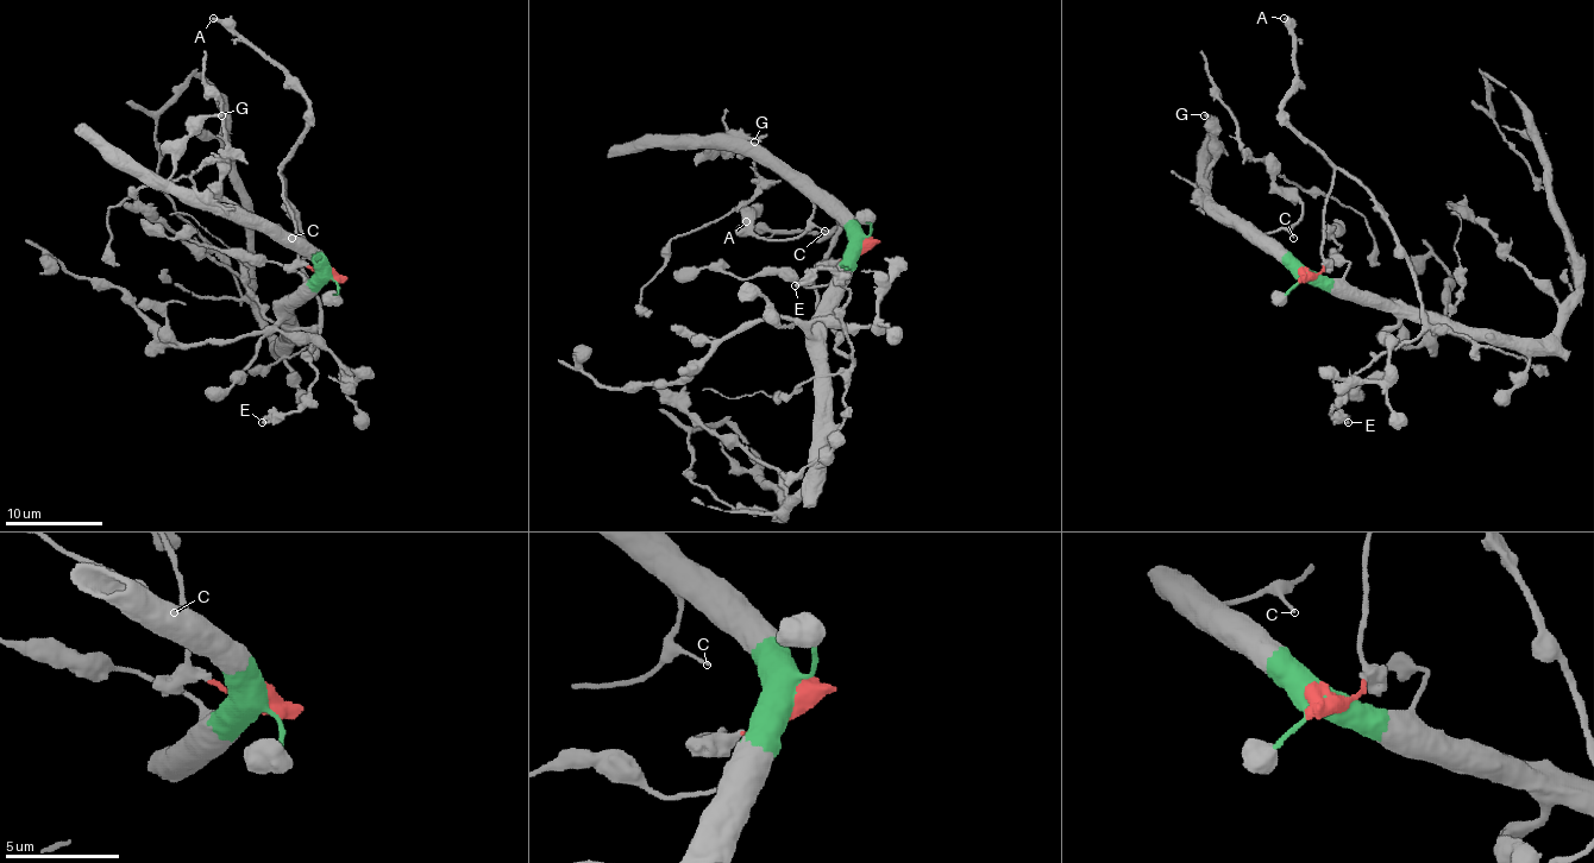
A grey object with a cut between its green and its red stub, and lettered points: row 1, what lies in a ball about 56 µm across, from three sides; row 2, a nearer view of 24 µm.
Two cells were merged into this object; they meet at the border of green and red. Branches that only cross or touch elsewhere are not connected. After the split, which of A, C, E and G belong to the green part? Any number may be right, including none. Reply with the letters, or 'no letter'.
C, G

